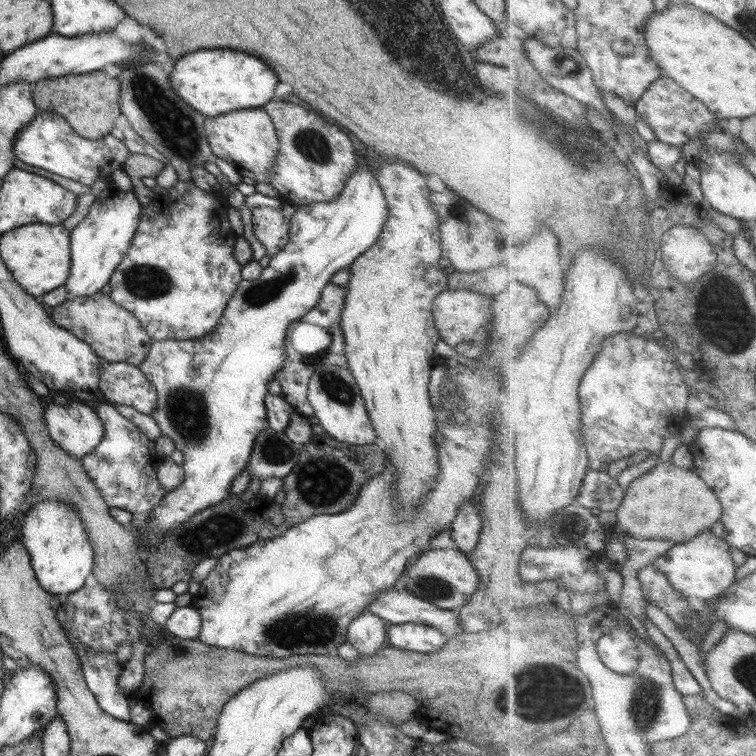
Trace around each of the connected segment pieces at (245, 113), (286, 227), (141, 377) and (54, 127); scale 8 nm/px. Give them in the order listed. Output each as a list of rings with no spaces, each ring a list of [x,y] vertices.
[[[261,107],[244,110],[234,110],[215,117],[206,117],[204,122],[206,137],[210,141],[212,153],[217,159],[222,159],[234,164],[243,176],[251,176],[257,183],[268,183],[271,170],[278,157],[278,131],[274,121]]]
[[[252,207],[253,234],[264,246],[268,255],[282,250],[289,238],[291,220],[282,213],[282,208]]]
[[[100,358],[99,389],[106,400],[132,406],[144,414],[158,408],[158,395],[150,379],[133,364],[110,362]]]
[[[42,110],[18,131],[12,148],[14,157],[35,167],[37,171],[58,174],[88,187],[94,184],[98,177],[110,179],[116,169],[122,169],[130,154],[126,144],[111,134],[98,140],[84,138],[56,111]]]

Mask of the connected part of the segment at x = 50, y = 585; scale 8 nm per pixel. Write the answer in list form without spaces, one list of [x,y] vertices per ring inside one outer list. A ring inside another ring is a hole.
[[[44,500],[34,504],[24,514],[22,536],[28,549],[35,576],[46,592],[54,595],[69,595],[84,587],[86,578],[93,573],[94,552],[86,528],[78,512],[60,500]]]

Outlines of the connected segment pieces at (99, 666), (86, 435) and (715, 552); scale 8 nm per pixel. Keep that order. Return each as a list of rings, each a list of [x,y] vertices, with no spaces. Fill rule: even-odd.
[[[116,652],[78,653],[78,658],[84,681],[100,709],[110,717],[130,721],[130,698],[117,684],[122,673],[122,664],[117,662]]]
[[[49,401],[45,405],[44,421],[52,441],[79,459],[92,453],[104,437],[104,425],[98,413],[85,403],[58,405]]]
[[[706,530],[688,542],[678,543],[668,553],[656,559],[655,564],[668,574],[676,590],[682,591],[682,594],[698,603],[714,602],[739,581],[739,567],[734,562],[730,545],[726,538],[720,538],[714,532]]]

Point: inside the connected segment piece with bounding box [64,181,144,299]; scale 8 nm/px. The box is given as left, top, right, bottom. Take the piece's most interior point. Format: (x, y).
(98, 244)

